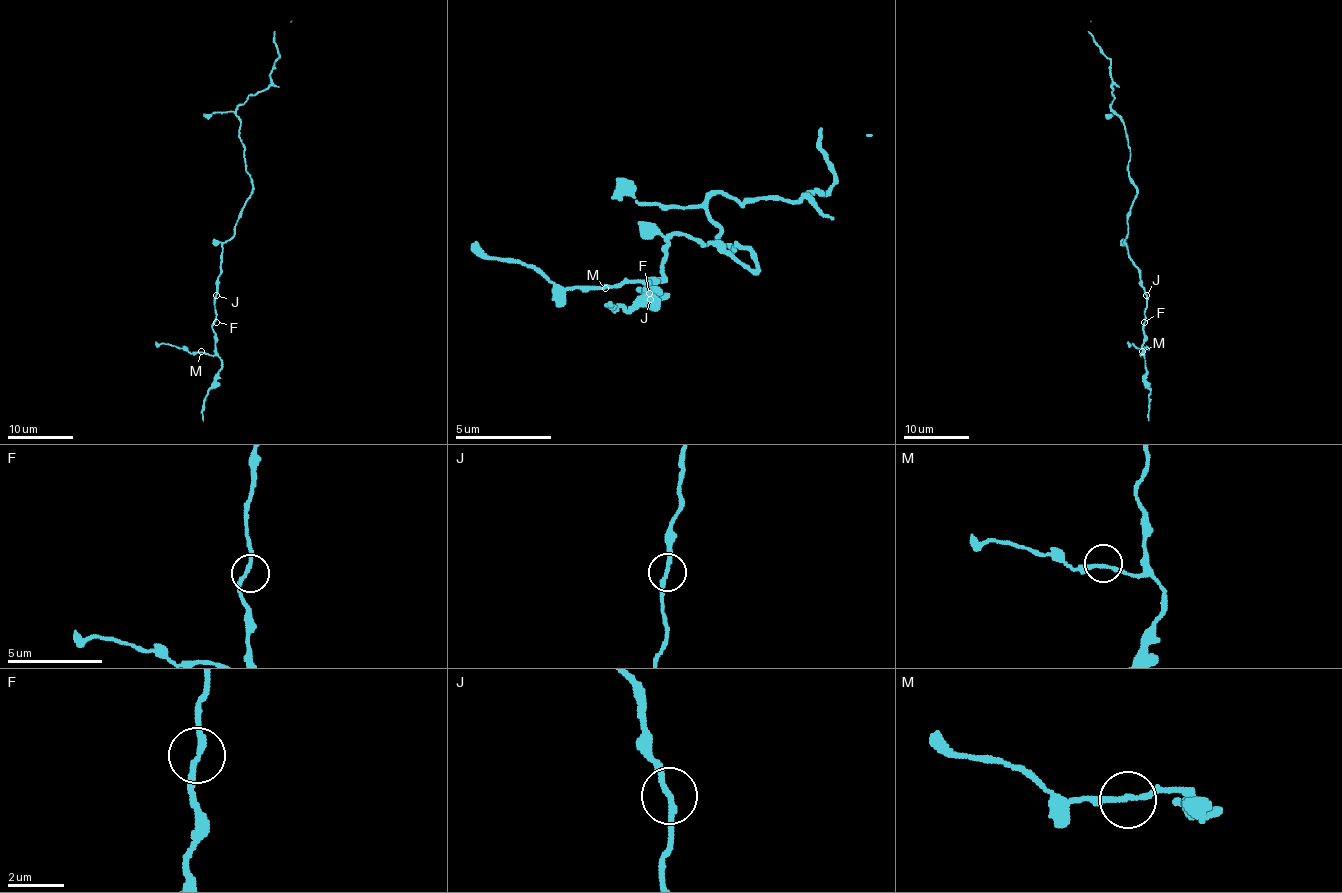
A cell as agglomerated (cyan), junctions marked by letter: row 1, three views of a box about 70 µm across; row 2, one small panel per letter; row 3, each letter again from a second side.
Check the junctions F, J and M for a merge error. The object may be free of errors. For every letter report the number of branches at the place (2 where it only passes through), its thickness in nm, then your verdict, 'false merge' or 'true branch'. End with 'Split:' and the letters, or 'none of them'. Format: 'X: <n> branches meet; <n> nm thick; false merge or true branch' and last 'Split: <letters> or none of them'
F: 2 branches meet; 190 nm thick; true branch
J: 2 branches meet; 200 nm thick; true branch
M: 2 branches meet; 200 nm thick; true branch
Split: none of them

